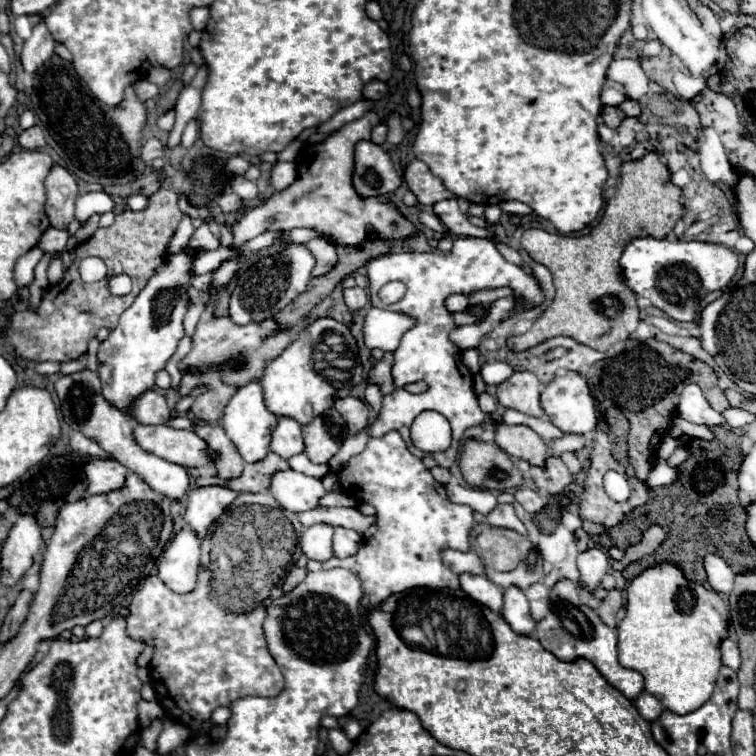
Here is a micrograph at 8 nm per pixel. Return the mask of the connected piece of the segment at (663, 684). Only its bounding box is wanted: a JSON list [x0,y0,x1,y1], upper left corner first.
[619,562,729,714]

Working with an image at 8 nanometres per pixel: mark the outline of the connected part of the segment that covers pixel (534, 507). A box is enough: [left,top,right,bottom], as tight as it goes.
[515,488,545,514]

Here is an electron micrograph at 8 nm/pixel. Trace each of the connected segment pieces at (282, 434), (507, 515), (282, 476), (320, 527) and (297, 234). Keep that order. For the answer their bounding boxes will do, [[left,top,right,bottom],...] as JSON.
[[271,418,303,458],[487,504,527,536],[271,470,325,512],[299,524,333,562],[289,228,317,242]]

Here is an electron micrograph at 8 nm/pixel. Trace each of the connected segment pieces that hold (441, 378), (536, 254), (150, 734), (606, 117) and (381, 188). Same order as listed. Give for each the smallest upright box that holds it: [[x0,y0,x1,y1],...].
[[367,238,545,468],[507,152,685,352],[139,720,163,752],[601,106,625,128],[353,142,401,198]]

